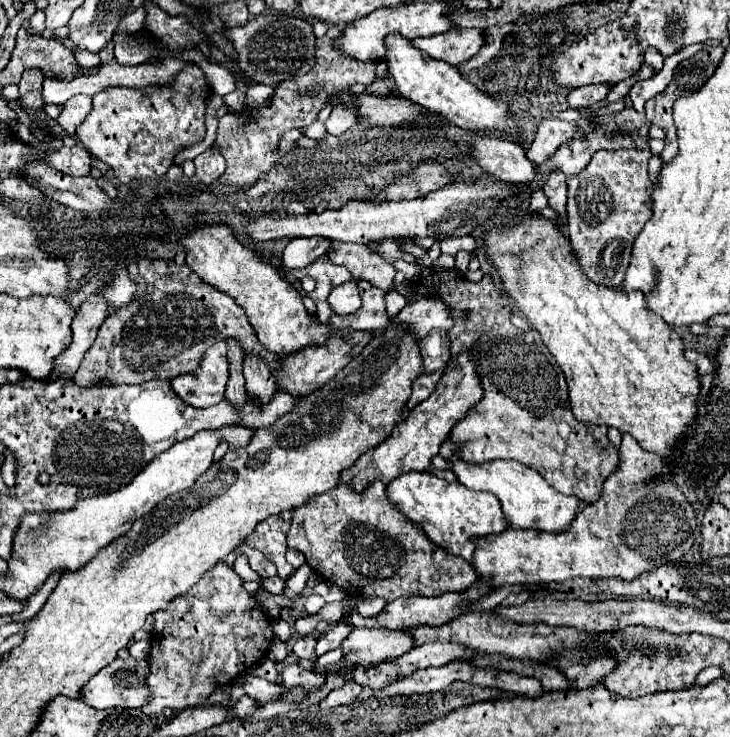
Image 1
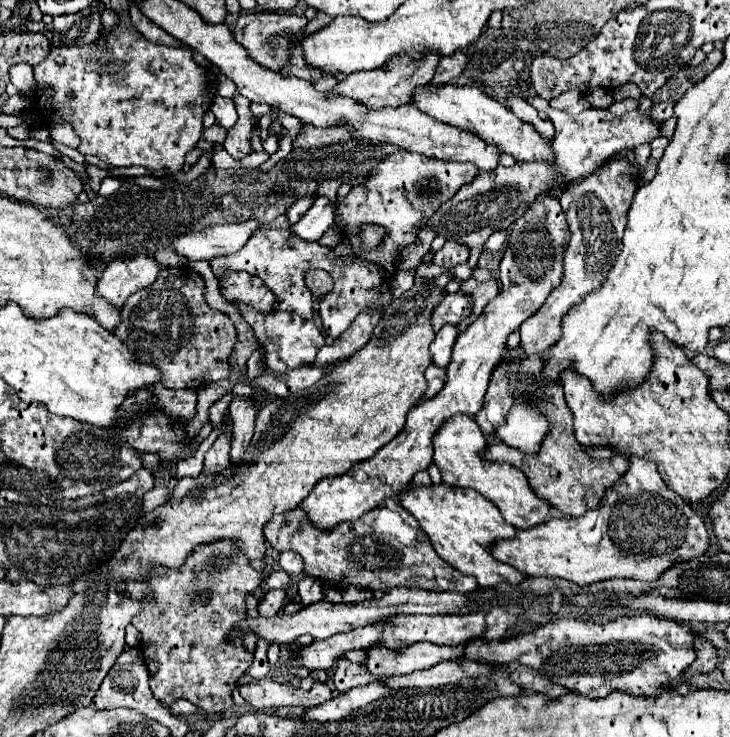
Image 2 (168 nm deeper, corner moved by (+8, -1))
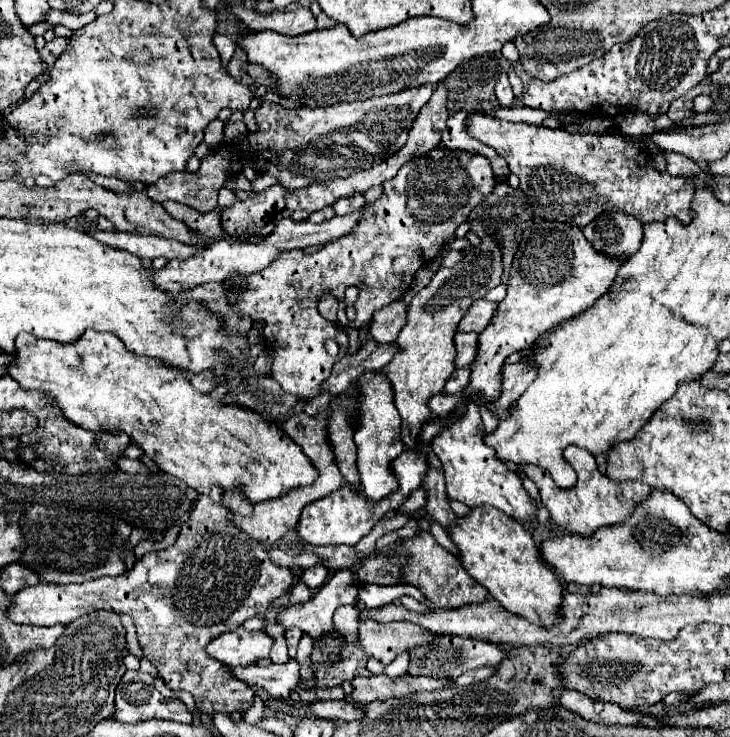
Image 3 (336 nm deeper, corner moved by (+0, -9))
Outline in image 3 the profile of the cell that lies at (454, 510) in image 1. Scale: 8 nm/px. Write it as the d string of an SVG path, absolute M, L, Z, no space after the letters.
M490 506L474 508L470 516L456 520L450 538L462 552L462 568L478 584L488 588L504 610L544 628L552 628L562 620L560 608L564 600L564 584L544 564L532 534L518 520Z

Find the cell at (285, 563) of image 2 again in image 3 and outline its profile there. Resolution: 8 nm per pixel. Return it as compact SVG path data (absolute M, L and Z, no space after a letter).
M314 566L314 568L306 568L304 572L302 572L302 582L308 586L308 588L312 588L312 590L316 590L316 588L320 588L324 582L326 582L326 578L328 578L328 570L324 568L324 566Z

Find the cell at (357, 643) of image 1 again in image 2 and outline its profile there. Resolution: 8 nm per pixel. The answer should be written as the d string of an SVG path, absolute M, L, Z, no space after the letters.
M418 642L408 648L392 652L390 648L380 648L380 644L372 644L366 652L364 666L372 676L404 676L416 670L430 668L442 660L460 658L464 652L464 644L458 646L438 646L430 642Z

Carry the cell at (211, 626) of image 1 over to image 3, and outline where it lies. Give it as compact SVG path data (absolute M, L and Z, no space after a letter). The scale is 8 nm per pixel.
M212 486L210 496L198 496L196 506L188 522L180 528L178 538L172 546L148 552L140 556L134 568L126 570L114 578L98 578L84 584L36 584L22 588L14 594L8 616L16 624L36 624L36 626L54 626L70 624L80 616L86 616L94 610L110 610L116 614L128 614L134 620L136 634L144 658L150 660L172 690L186 690L196 698L196 706L210 716L216 712L240 712L244 714L254 704L254 690L248 684L242 684L234 678L224 664L212 660L206 654L206 644L212 642L218 634L242 626L244 620L264 614L274 600L284 596L294 584L294 574L290 568L282 568L270 560L270 550L266 544L252 540L248 534L240 532L232 524L232 512L222 506L222 492L218 486Z

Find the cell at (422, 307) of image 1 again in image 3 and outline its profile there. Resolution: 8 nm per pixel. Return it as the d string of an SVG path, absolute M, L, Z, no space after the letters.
M476 300L476 302L470 306L470 310L466 312L466 316L460 320L458 332L478 332L478 334L480 334L480 332L488 326L488 322L490 322L496 306L498 306L496 302Z

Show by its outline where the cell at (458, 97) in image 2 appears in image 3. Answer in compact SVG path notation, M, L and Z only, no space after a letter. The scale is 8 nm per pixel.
M474 112L468 118L468 134L492 146L506 158L512 174L520 178L520 190L528 196L534 216L584 228L604 212L626 212L642 224L674 216L680 224L692 222L690 202L694 188L680 176L658 172L650 166L650 154L624 136L566 132L532 124L514 124Z

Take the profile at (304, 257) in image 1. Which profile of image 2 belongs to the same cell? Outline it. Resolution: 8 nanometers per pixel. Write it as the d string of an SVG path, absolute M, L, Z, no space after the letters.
M326 196L314 198L312 208L294 226L290 226L292 234L300 236L306 242L318 242L322 234L334 224L334 208L336 204Z

